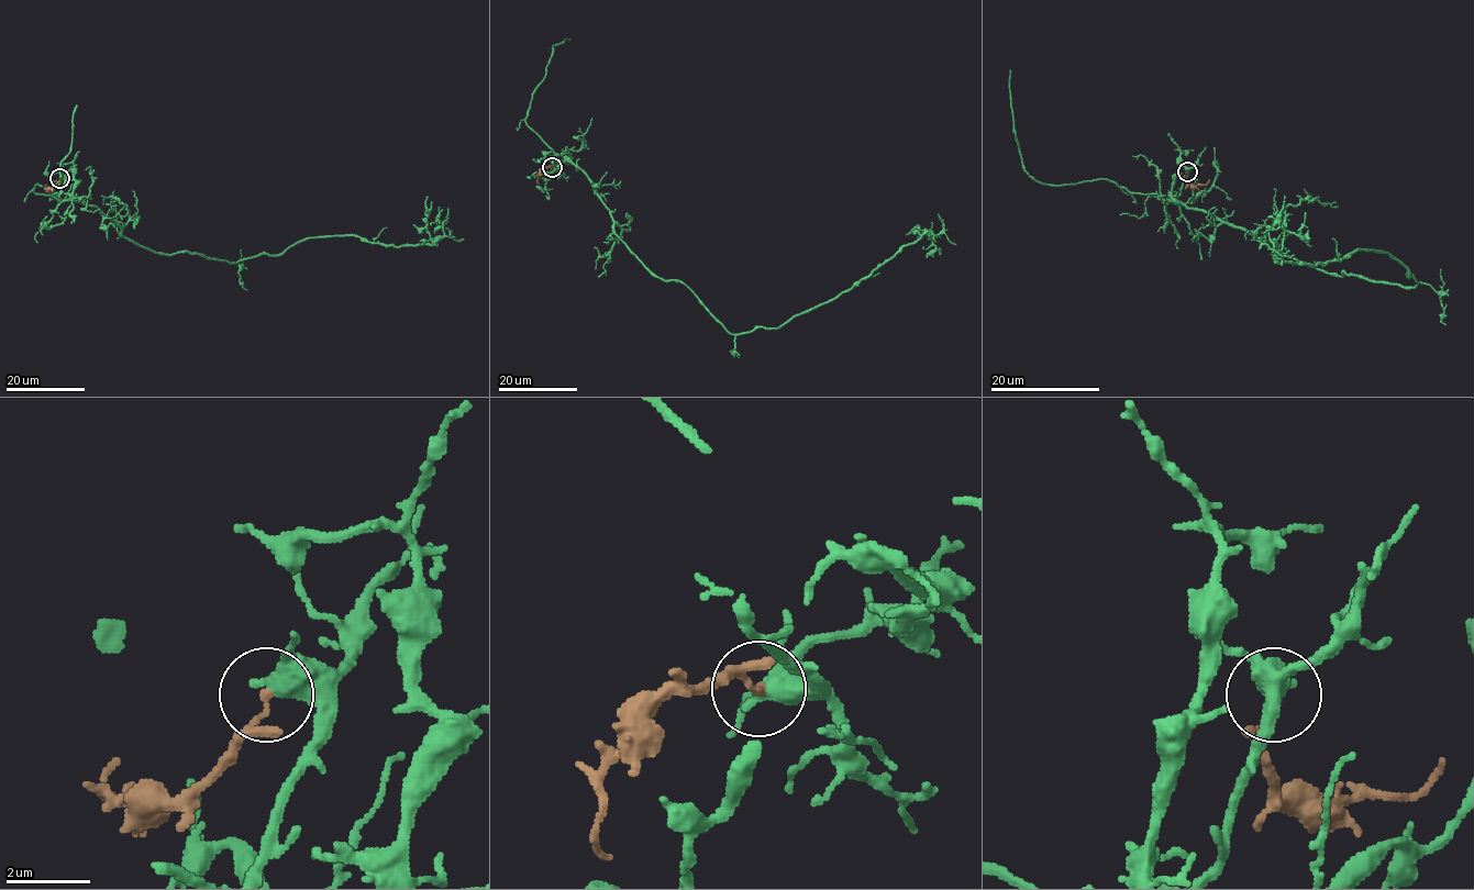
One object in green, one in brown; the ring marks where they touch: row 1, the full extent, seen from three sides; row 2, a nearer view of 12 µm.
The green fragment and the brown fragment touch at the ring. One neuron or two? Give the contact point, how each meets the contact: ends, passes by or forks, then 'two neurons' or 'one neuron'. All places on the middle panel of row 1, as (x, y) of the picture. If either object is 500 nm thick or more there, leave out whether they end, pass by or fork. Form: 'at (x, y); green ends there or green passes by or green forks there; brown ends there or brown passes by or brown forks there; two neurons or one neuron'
at (552, 167); green passes by; brown ends there; two neurons

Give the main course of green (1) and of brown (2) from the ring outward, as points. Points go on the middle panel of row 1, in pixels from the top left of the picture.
1: (553, 167), (567, 156), (614, 234), (731, 333), (778, 329), (924, 234), (935, 234), (940, 253)
2: (553, 167), (543, 167), (538, 175), (539, 182)

